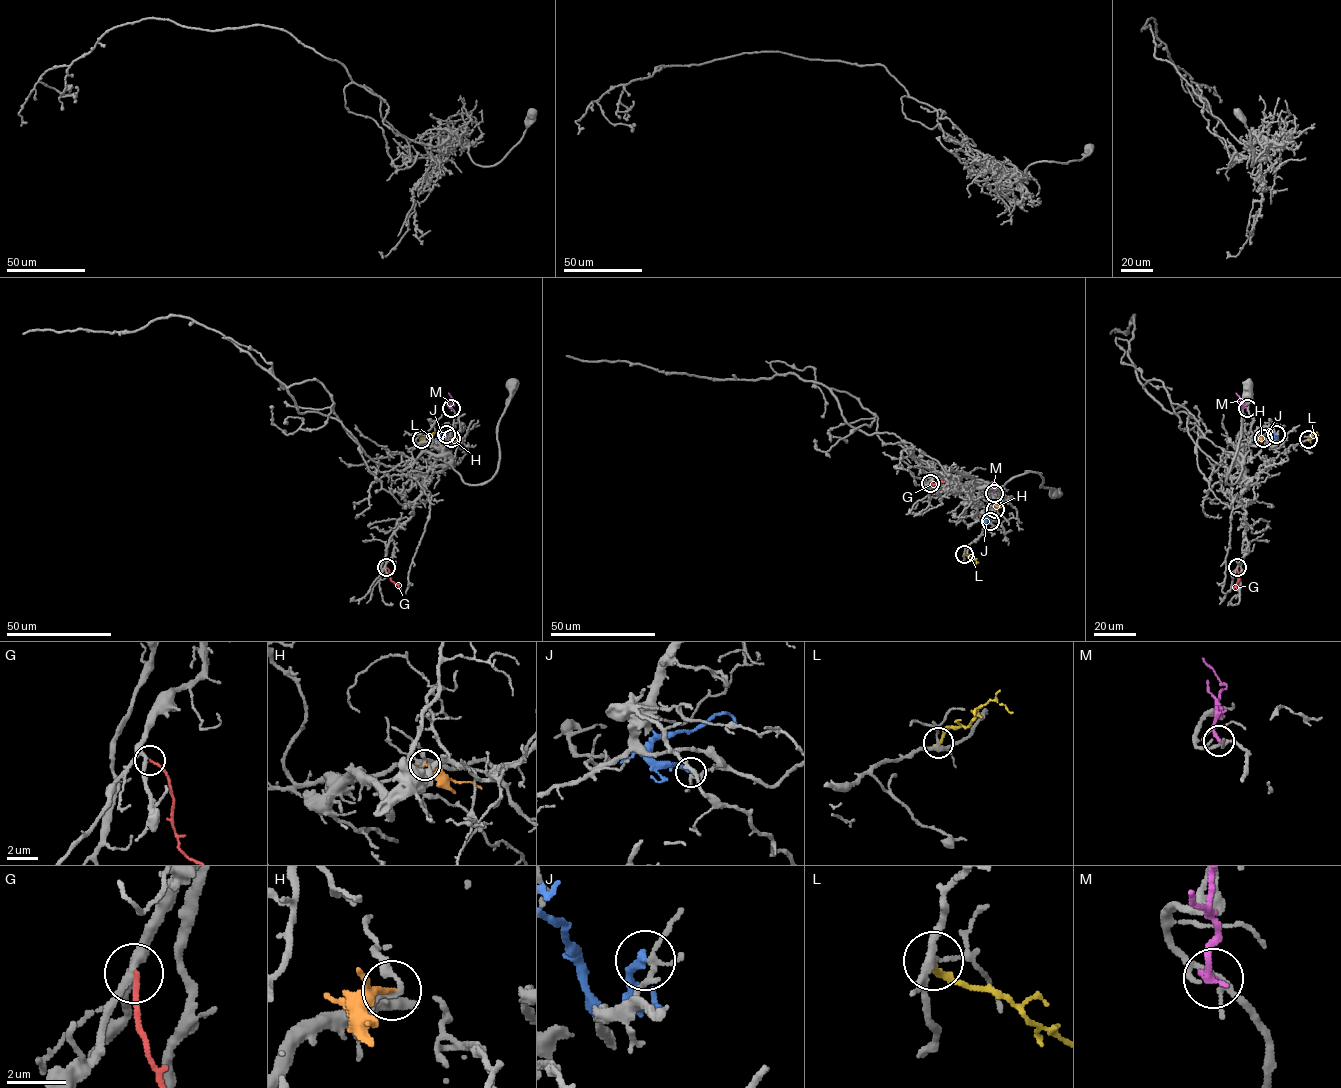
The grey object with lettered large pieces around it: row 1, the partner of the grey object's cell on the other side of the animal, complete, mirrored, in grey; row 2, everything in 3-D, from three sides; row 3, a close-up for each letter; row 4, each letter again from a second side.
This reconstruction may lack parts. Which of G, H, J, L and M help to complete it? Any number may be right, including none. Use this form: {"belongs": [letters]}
{"belongs": ["G"]}

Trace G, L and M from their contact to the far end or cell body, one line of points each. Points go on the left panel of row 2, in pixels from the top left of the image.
G: (386, 567), (390, 579), (401, 588)
L: (420, 439), (432, 435)
M: (450, 407), (451, 397), (448, 393)

